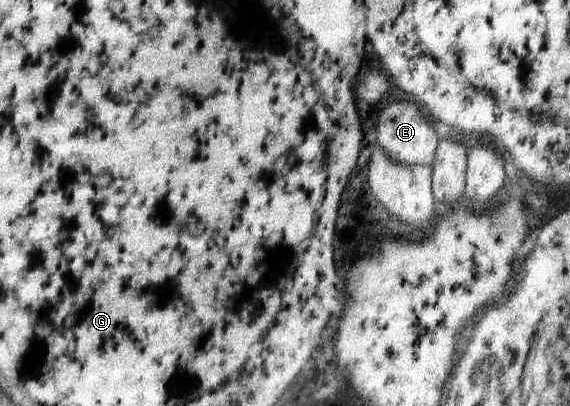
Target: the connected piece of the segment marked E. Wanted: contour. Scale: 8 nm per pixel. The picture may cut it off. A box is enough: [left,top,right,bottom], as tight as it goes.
[376,101,439,164]

